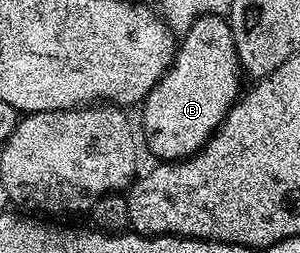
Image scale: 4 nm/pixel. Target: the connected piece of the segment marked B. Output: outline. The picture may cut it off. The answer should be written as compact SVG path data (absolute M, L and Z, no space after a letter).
M202 16L193 22L189 33L191 39L191 56L183 56L183 54L176 55L173 65L173 77L175 76L175 84L167 84L168 82L161 82L157 86L153 86L150 94L143 99L141 111L143 111L143 132L141 128L141 136L147 139L147 148L156 157L154 158L159 162L174 162L176 160L185 160L189 156L194 156L195 153L200 152L204 146L211 141L211 137L215 135L215 131L223 125L223 120L230 112L232 106L240 99L241 91L239 92L239 72L241 76L241 65L239 62L239 51L235 48L235 43L231 37L230 23L221 16Z

